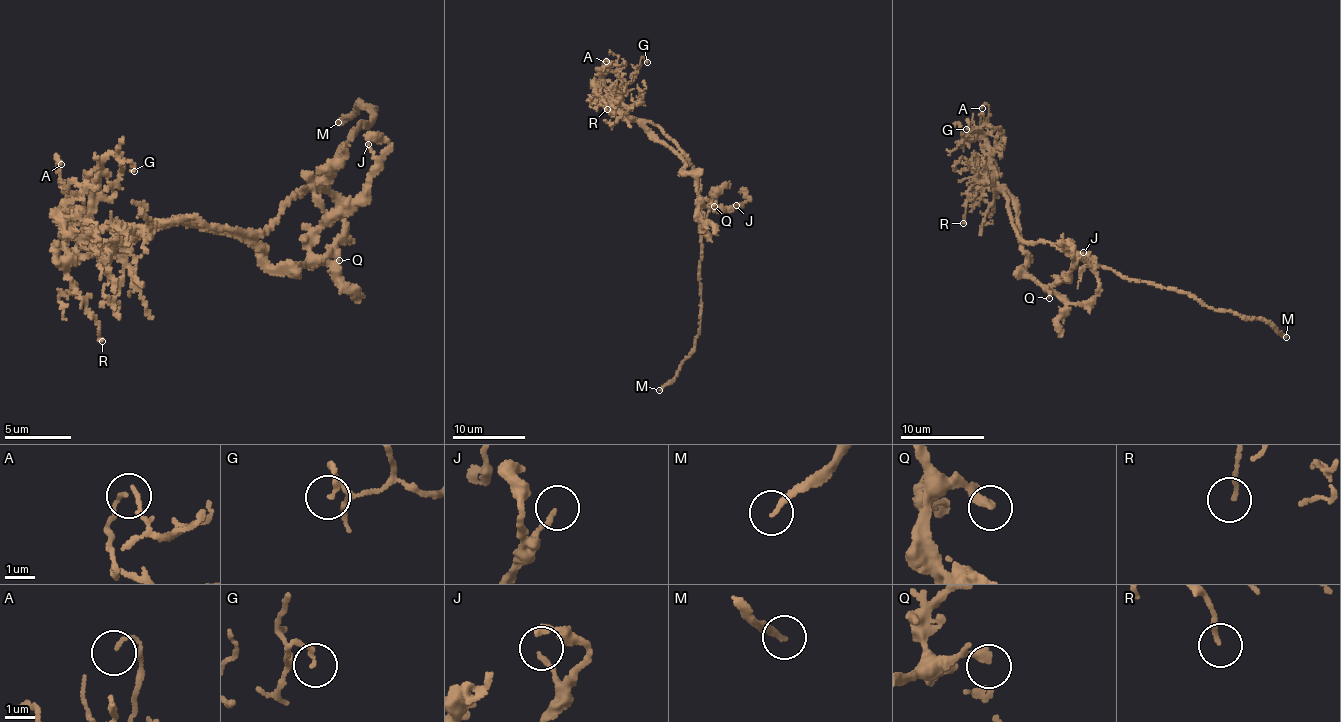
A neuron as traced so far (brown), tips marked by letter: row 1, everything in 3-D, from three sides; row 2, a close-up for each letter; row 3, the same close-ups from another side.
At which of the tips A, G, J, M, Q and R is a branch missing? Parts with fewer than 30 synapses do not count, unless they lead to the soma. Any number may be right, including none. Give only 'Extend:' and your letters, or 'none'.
Extend: M, Q

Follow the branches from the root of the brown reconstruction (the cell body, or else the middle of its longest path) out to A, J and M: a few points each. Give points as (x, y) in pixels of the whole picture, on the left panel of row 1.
A: (292, 199), (253, 239), (176, 221), (103, 240), (92, 231), (92, 217), (69, 204), (56, 157), (61, 164)
J: (292, 199), (269, 228), (254, 237), (271, 266), (305, 264), (320, 232), (364, 191), (376, 164), (368, 144)
M: (292, 199), (317, 183), (354, 128), (373, 121), (374, 107), (360, 105), (338, 122)

